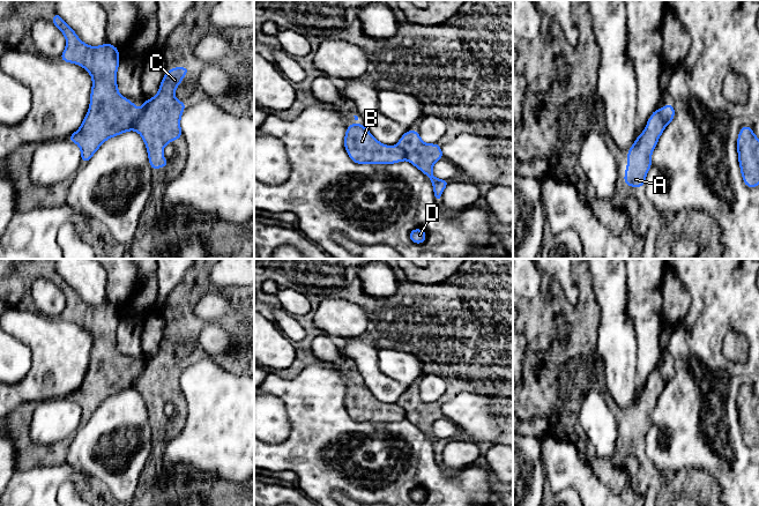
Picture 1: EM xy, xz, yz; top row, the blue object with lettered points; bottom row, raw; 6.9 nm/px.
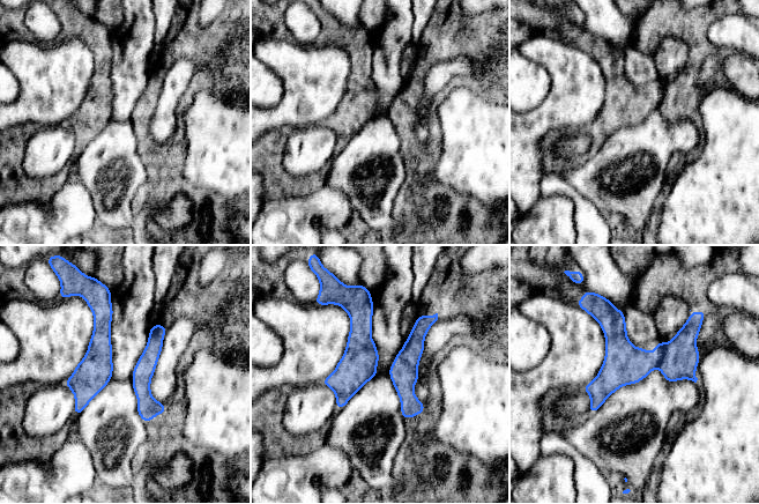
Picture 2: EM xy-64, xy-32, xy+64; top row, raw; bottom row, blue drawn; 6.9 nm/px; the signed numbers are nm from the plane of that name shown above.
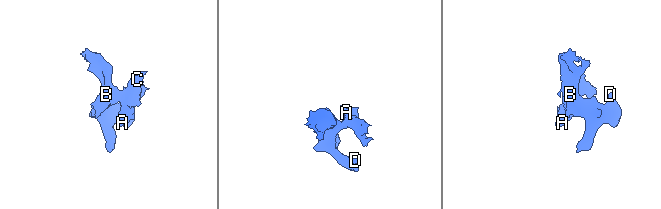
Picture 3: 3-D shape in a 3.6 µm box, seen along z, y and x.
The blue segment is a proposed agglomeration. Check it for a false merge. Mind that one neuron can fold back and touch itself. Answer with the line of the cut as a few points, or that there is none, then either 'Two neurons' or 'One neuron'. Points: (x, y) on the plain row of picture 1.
No split. One neuron

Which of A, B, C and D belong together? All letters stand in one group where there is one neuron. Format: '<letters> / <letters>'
A B C D

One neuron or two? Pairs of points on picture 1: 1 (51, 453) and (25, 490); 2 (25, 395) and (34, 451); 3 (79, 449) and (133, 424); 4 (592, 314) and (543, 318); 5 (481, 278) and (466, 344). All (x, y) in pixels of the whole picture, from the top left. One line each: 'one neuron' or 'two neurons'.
1: two neurons
2: two neurons
3: one neuron
4: one neuron
5: one neuron

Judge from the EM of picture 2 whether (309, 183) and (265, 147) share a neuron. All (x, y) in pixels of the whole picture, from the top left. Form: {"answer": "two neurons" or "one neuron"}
{"answer": "one neuron"}

